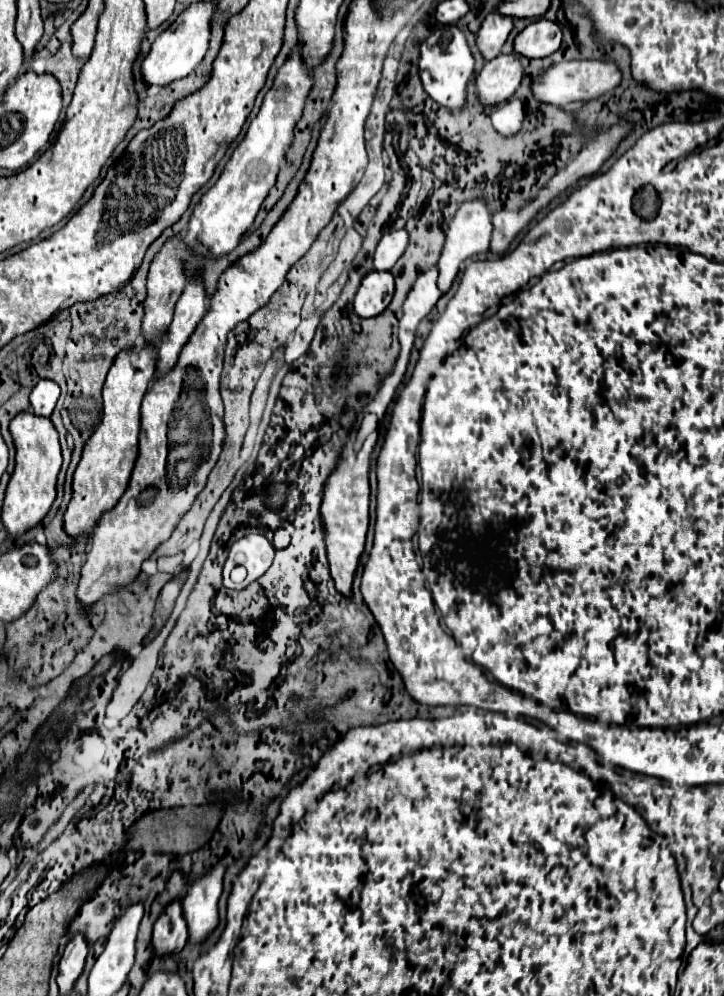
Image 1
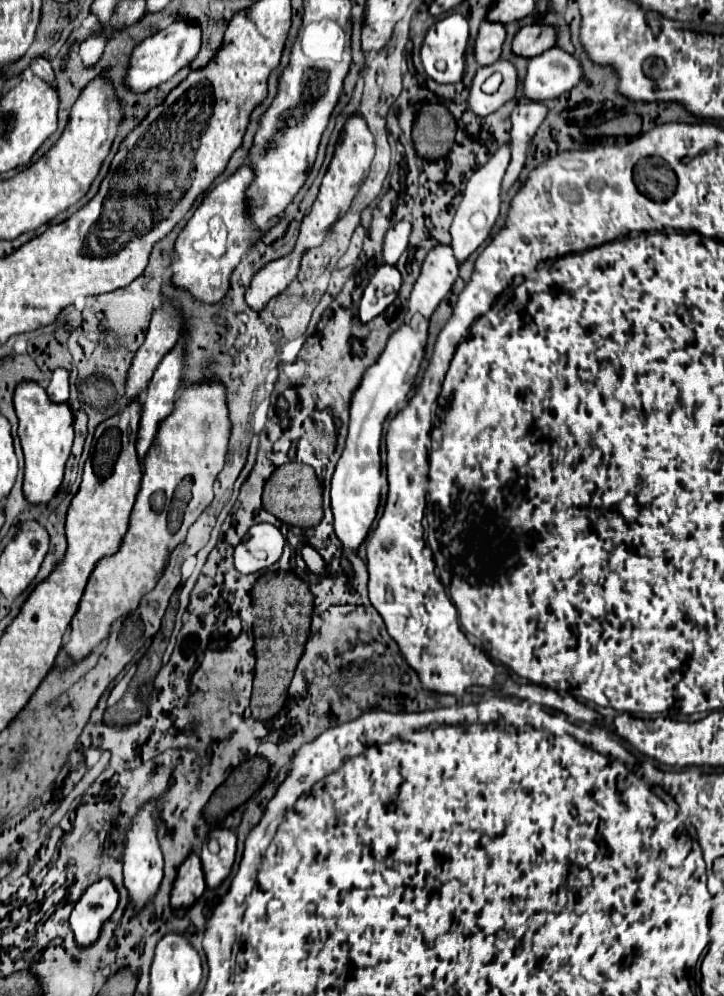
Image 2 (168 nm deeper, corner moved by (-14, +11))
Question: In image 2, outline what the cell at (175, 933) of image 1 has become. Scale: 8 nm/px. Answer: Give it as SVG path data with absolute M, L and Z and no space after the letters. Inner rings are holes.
M191 853L183 865L179 865L177 879L171 891L171 905L173 909L191 907L205 891L205 877L201 869L201 861L197 853Z

